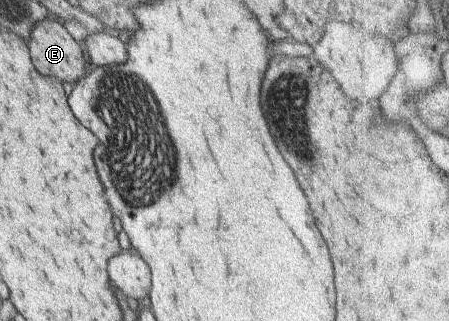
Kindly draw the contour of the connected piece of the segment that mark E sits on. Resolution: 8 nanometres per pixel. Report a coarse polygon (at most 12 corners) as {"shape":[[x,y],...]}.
{"shape":[[51,16],[31,29],[40,75],[76,84],[90,70],[79,43]]}

